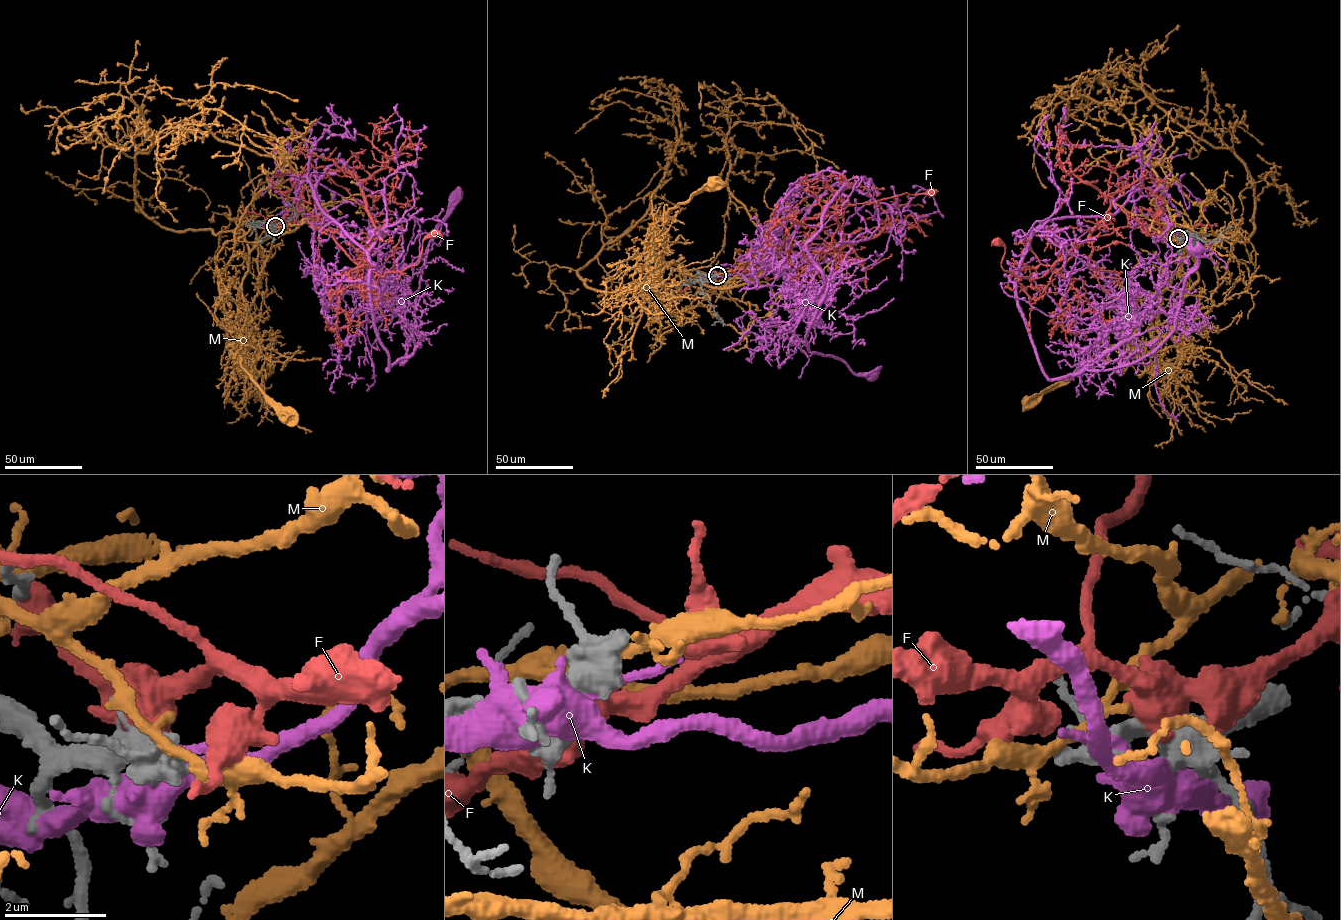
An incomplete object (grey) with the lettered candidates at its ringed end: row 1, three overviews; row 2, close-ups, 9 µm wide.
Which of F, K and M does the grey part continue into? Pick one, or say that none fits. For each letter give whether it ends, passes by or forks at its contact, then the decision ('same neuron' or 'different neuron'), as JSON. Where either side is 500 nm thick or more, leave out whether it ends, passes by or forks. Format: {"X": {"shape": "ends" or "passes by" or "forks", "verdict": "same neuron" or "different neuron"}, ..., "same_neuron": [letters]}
{"F": {"shape": "forks", "verdict": "different neuron"}, "K": {"shape": "forks", "verdict": "different neuron"}, "M": {"verdict": "different neuron"}, "same_neuron": []}

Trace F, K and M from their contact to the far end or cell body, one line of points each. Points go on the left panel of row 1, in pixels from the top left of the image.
F: (274, 225), (317, 216), (351, 259), (383, 276), (416, 265), (423, 241), (437, 234)
K: (275, 226), (299, 208), (306, 177), (366, 253), (387, 370), (421, 346), (427, 247), (456, 195)
M: (274, 226), (256, 221), (224, 245), (216, 266), (237, 336), (231, 352), (269, 403), (287, 416)

